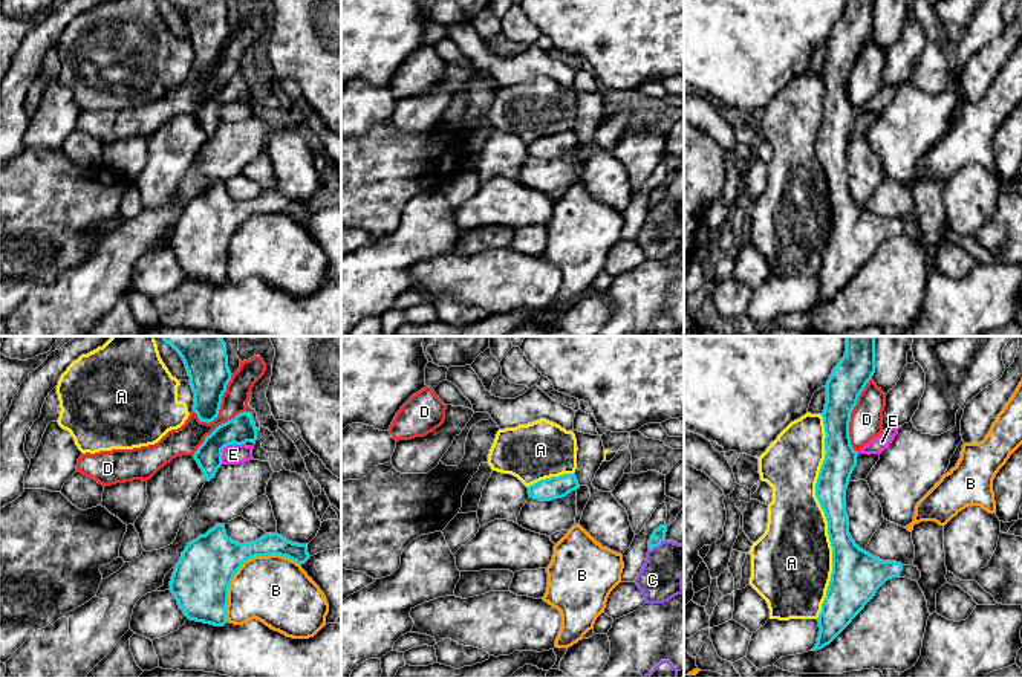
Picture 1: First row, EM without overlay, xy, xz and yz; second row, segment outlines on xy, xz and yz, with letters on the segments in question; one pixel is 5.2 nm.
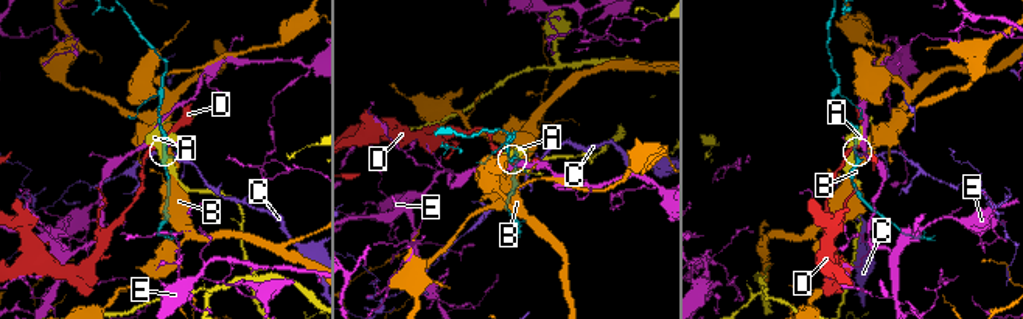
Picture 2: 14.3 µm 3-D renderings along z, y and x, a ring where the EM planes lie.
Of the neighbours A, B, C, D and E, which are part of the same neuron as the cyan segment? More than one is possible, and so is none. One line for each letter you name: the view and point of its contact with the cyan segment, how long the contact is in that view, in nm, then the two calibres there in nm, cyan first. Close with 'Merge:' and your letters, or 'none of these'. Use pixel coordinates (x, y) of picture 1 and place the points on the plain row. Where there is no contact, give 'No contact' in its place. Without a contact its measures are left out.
A: Touches cyan at yz (825, 173). Shared border 1050 nm. Thickness 160 nm (cyan) against 380 nm
Merge: A

